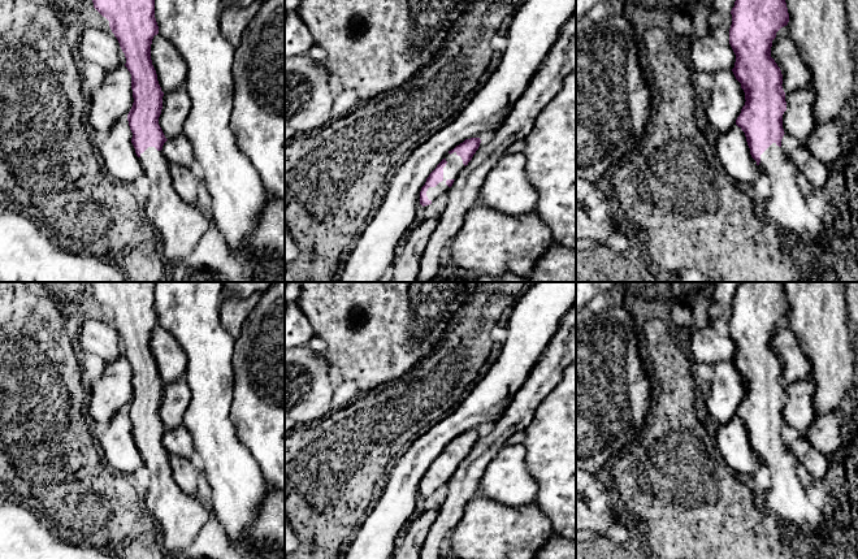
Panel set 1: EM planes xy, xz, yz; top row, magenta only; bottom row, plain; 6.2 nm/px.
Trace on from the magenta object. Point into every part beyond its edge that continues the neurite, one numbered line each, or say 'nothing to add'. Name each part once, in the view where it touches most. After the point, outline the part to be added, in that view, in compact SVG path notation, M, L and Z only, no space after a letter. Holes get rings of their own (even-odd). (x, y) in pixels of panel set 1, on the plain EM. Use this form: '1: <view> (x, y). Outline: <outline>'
1: xz (454, 458). Outline: M456 443L451 446L448 445L445 450L447 455L443 459L443 472L439 473L436 478L429 478L426 482L426 488L432 493L434 493L438 488L448 484L450 478L446 476L446 472L455 471L464 459L463 451L456 446Z

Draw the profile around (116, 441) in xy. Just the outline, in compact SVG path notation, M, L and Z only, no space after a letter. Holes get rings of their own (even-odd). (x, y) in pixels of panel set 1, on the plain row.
M127 410L114 413L104 430L96 432L98 443L110 467L125 476L144 468L144 460L131 434Z

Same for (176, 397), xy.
M183 378L164 385L159 416L166 430L173 430L183 424L183 415L190 400L191 390Z

